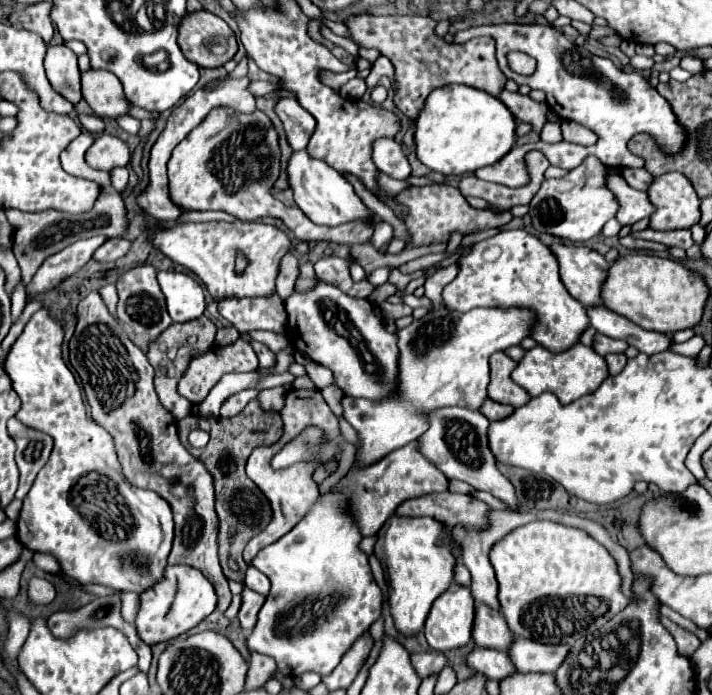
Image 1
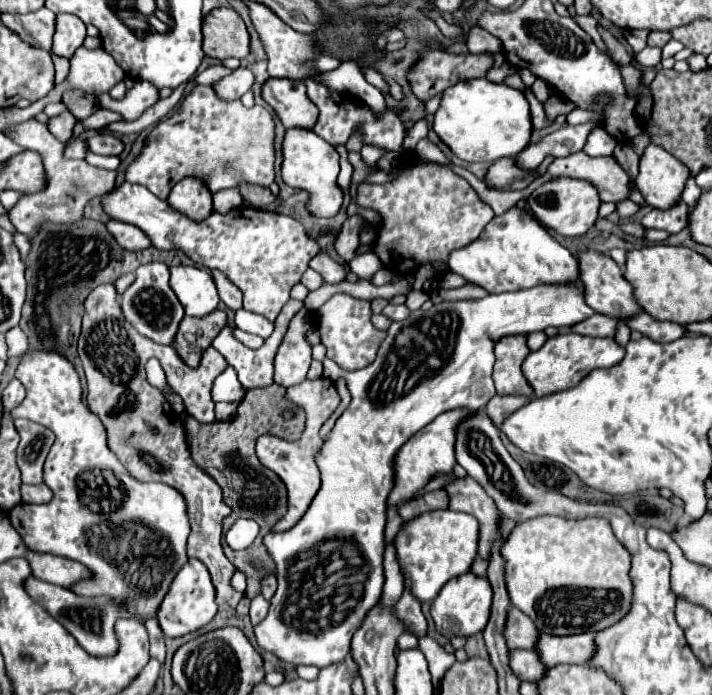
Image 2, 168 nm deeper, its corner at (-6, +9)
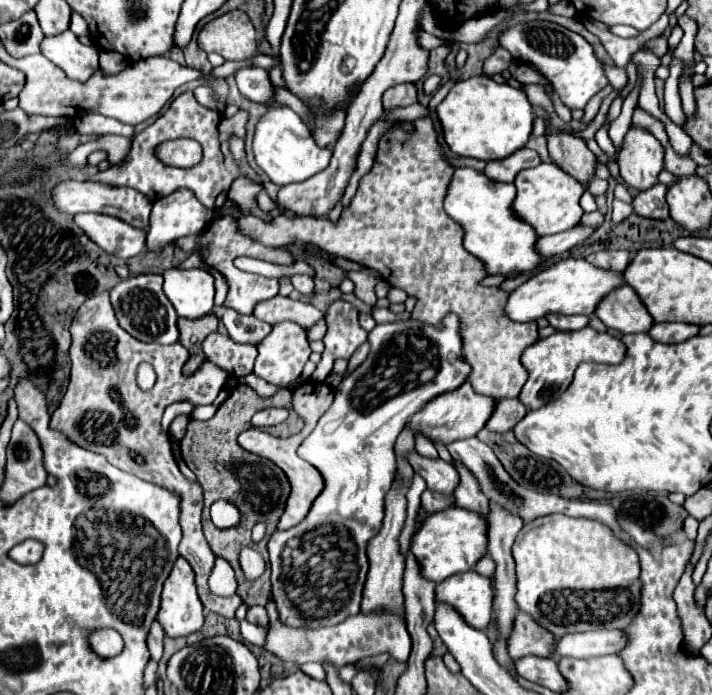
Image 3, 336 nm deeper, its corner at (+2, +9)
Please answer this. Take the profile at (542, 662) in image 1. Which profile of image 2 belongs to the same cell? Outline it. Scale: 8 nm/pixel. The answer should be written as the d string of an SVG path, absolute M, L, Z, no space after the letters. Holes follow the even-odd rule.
M591 632L573 636L539 634L535 652L547 668L553 668L557 664L585 664L595 652L593 634Z

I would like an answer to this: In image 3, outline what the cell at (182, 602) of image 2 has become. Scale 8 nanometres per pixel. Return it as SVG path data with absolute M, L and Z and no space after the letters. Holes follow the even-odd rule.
M177 558L161 594L157 620L167 636L187 636L203 626L203 604L195 588L195 574L185 558Z

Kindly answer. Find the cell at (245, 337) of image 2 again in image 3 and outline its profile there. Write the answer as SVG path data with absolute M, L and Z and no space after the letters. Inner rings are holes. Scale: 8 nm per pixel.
M109 292L97 294L85 302L73 318L71 324L71 382L67 392L59 404L59 408L51 414L53 430L65 434L73 444L103 454L113 466L135 474L141 480L157 484L161 488L169 488L177 492L181 498L181 530L183 538L179 542L179 554L191 564L195 572L199 600L205 610L217 612L219 616L233 618L235 610L243 604L243 600L235 596L220 597L209 592L207 578L213 570L213 554L201 530L201 510L203 510L203 490L197 482L189 482L183 478L177 462L171 454L169 436L161 432L161 416L169 404L189 401L193 404L213 404L222 390L228 376L238 378L238 383L247 384L259 396L273 396L281 388L293 390L297 384L305 382L303 376L289 386L273 386L269 382L255 376L253 366L257 357L257 347L252 344L234 342L227 334L218 331L209 334L203 342L203 350L207 360L213 364L201 366L193 376L183 376L181 368L189 358L189 352L179 344L145 344L127 334L113 314L113 306L109 302ZM141 362L149 362L157 374L157 382L151 390L141 390L137 386L137 366ZM217 364L217 366L215 366ZM219 366L219 367L218 367ZM223 368L223 369L222 369ZM229 372L229 374L227 373ZM249 374L249 375L247 375ZM244 376L244 377L241 377ZM169 450L169 454L163 454Z

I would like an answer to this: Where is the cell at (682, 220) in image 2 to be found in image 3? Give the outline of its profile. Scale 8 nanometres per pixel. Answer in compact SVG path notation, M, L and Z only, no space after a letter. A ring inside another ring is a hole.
M657 184L649 190L637 192L637 196L633 196L633 210L645 218L657 218L657 220L667 218L669 206L665 202L665 192L667 192L665 184Z

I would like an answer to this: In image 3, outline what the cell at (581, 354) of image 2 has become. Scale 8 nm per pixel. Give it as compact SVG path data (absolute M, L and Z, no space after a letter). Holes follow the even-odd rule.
M589 326L575 332L555 332L549 338L541 338L535 344L531 344L521 356L523 366L529 370L529 380L525 382L519 400L527 406L527 410L537 410L547 402L559 398L569 388L569 384L573 382L573 374L581 362L619 364L625 358L625 352L627 348L617 336L597 332Z

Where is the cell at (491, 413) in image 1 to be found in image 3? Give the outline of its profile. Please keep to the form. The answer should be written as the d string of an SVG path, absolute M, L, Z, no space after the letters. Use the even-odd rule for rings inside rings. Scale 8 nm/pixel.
M501 398L497 400L497 408L493 412L493 416L487 422L487 428L491 432L511 432L515 428L515 424L527 414L527 408L519 402L519 398Z

